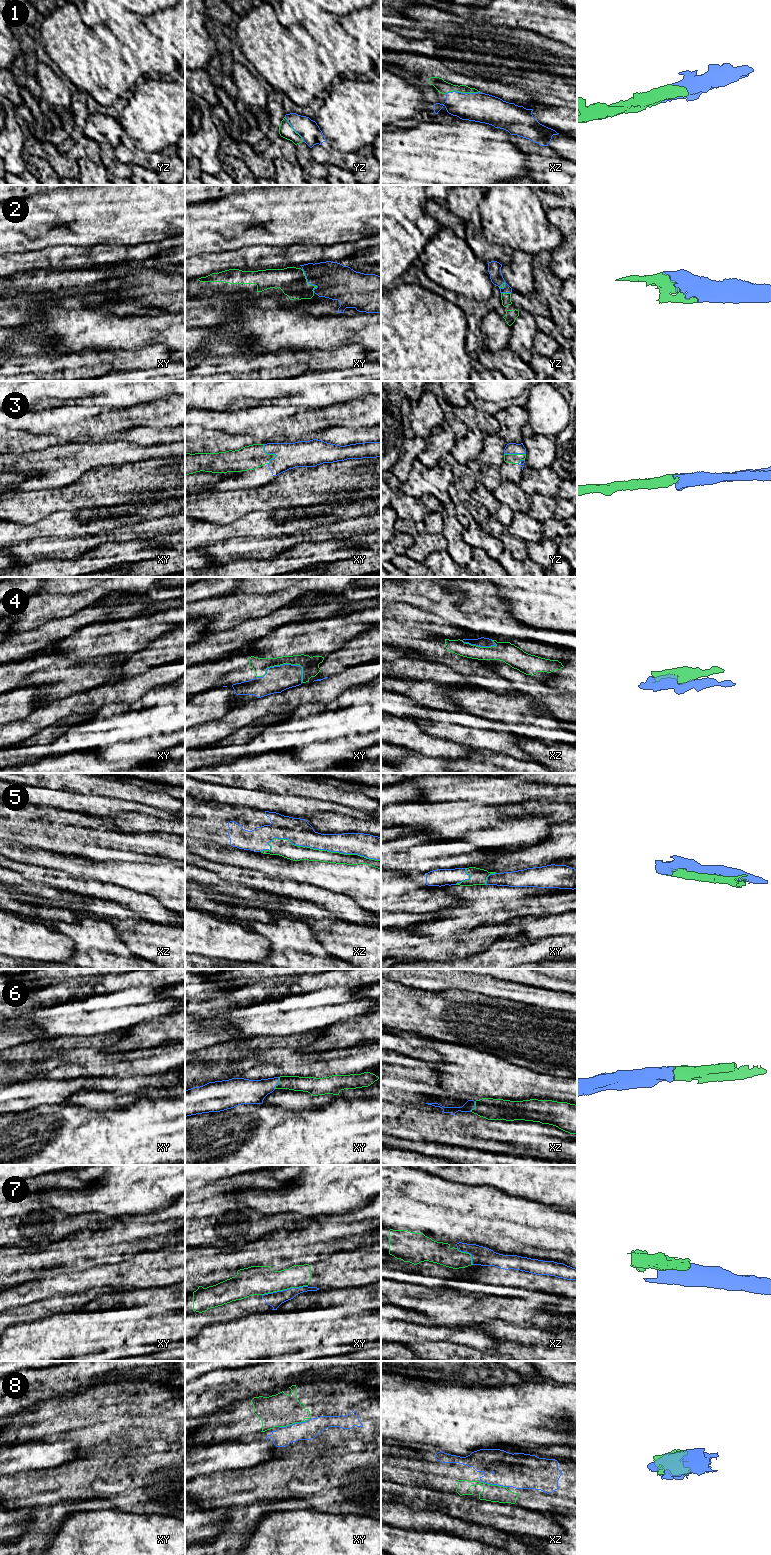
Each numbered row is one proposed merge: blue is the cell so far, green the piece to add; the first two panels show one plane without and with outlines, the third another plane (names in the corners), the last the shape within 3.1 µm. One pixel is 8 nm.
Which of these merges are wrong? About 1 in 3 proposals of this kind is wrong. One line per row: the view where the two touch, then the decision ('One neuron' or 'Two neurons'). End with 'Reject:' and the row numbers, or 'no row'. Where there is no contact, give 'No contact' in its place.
1: Touches blue in xz. One neuron
2: Touches blue in xy. One neuron
3: Touches blue in xy. One neuron
4: Touches blue in xy. One neuron
5: Touches blue in xz. One neuron
6: Touches blue in xy. One neuron
7: Touches blue in xy. Two neurons
8: Touches blue in xy. One neuron
Reject: 7

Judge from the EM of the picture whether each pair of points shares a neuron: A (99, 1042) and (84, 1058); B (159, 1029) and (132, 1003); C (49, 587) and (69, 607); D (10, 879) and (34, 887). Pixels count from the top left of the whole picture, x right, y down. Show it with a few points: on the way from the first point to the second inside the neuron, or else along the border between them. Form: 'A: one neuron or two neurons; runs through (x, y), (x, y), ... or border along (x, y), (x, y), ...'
A: two neurons; border along (89, 1047), (102, 1049)
B: two neurons; border along (173, 1012), (129, 1028)
C: two neurons; border along (79, 590), (73, 593), (36, 594)
D: one neuron; runs through (16, 879), (28, 886)

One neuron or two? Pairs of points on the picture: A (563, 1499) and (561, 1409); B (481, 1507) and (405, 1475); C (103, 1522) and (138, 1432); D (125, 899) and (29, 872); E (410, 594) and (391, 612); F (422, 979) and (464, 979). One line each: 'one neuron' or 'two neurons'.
A: two neurons
B: two neurons
C: two neurons
D: one neuron
E: two neurons
F: one neuron

